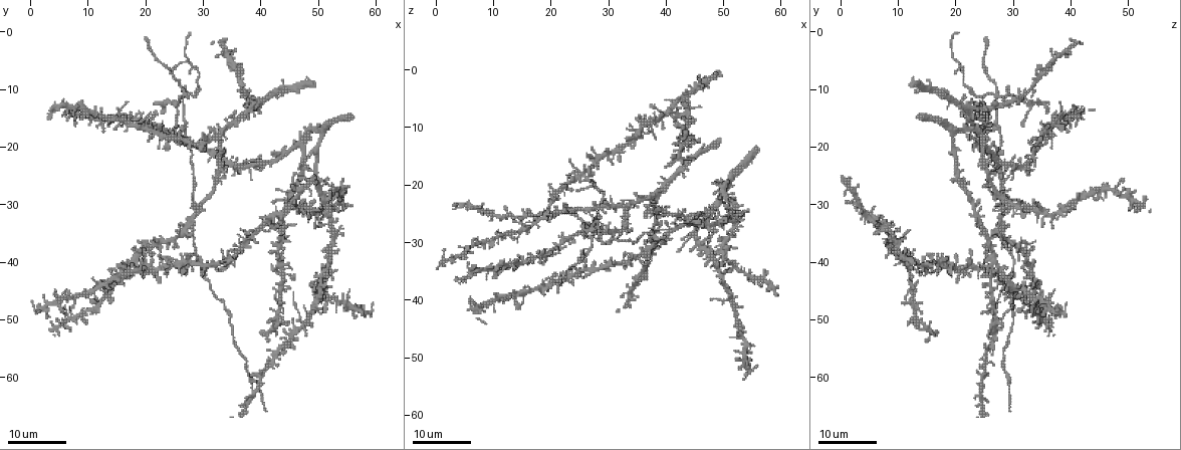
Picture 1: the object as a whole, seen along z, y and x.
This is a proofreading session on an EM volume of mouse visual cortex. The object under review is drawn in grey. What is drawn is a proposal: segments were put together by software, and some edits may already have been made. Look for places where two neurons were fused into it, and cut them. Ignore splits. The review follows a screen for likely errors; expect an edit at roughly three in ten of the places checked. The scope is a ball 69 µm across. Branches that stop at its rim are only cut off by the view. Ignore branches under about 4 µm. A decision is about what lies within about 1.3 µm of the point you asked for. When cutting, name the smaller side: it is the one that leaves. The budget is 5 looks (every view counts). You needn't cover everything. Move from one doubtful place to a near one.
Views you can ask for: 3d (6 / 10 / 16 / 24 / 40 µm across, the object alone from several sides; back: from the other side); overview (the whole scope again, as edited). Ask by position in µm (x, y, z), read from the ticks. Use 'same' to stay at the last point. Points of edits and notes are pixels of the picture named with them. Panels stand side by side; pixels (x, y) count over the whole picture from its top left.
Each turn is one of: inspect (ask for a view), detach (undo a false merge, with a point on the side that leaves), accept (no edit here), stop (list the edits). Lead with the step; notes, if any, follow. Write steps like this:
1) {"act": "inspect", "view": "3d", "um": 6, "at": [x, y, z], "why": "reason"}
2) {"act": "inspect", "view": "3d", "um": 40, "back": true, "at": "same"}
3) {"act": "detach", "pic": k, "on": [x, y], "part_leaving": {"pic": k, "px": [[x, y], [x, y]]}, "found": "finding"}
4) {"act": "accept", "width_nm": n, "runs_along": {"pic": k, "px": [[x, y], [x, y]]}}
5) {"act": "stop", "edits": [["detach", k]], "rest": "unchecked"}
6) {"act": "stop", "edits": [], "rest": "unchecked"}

{"act": "inspect", "view": "3d", "um": 16, "at": [50.5, 18.0, 19.5]}

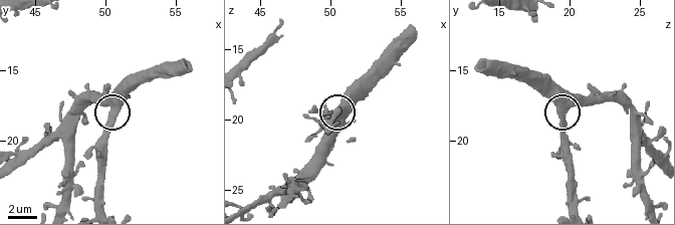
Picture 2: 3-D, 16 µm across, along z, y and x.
{"act": "inspect", "view": "3d", "um": 10, "at": [50.8, 18.2, 19.6]}

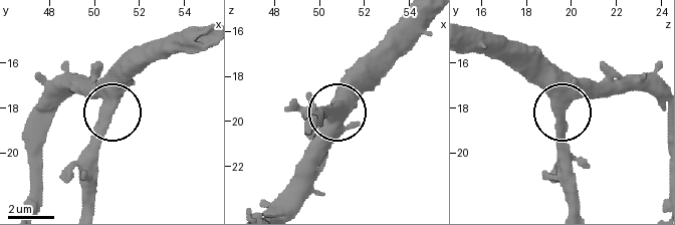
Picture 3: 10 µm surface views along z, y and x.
{"act": "accept", "runs_along": {"pic": 3, "px": [[43, 108], [60, 93], [89, 91], [110, 110], [128, 58]]}, "found": "continuous, no second neuron"}

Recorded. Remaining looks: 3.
{"act": "inspect", "view": "3d", "um": 16, "at": [27.0, 11.0, 27.0], "why": "looks like a crossing"}

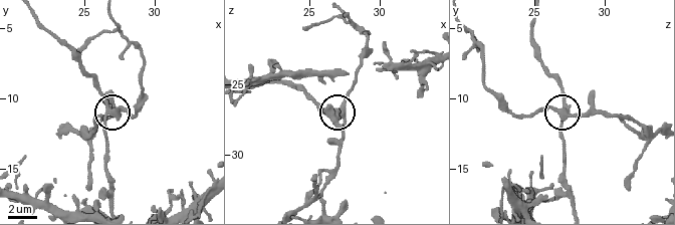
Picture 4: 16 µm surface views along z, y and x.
{"act": "inspect", "view": "3d", "um": 6, "at": [27.4, 11.0, 26.8]}

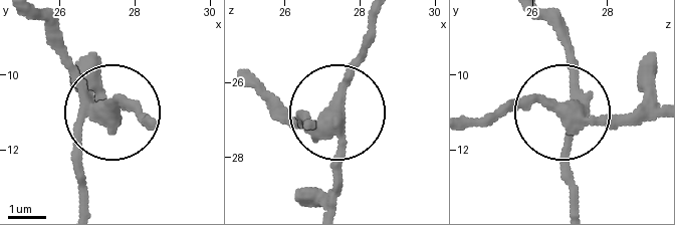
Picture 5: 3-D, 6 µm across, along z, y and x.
{"act": "detach", "pic": 5, "on": [334, 180], "part_leaving": {"pic": 5, "px": [[87, 107], [146, 118]]}, "found": "two neurons meet here"}

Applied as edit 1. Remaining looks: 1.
{"act": "stop", "edits": [["detach", 5]], "rest": "unchecked"}

